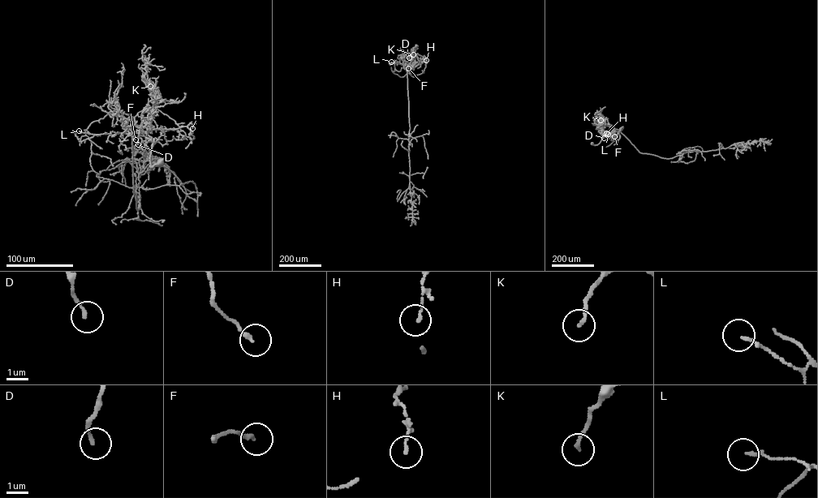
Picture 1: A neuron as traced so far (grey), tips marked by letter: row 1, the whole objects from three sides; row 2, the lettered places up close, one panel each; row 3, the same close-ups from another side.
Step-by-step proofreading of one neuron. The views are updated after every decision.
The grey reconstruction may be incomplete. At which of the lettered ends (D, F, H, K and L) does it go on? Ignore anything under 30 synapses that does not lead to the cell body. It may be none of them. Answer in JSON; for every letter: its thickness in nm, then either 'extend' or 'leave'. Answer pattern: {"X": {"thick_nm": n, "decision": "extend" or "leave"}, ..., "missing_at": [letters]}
{"D": {"thick_nm": 170, "decision": "leave"}, "F": {"thick_nm": 190, "decision": "leave"}, "H": {"thick_nm": 130, "decision": "leave"}, "K": {"thick_nm": 170, "decision": "leave"}, "L": {"thick_nm": 140, "decision": "leave"}, "missing_at": []}

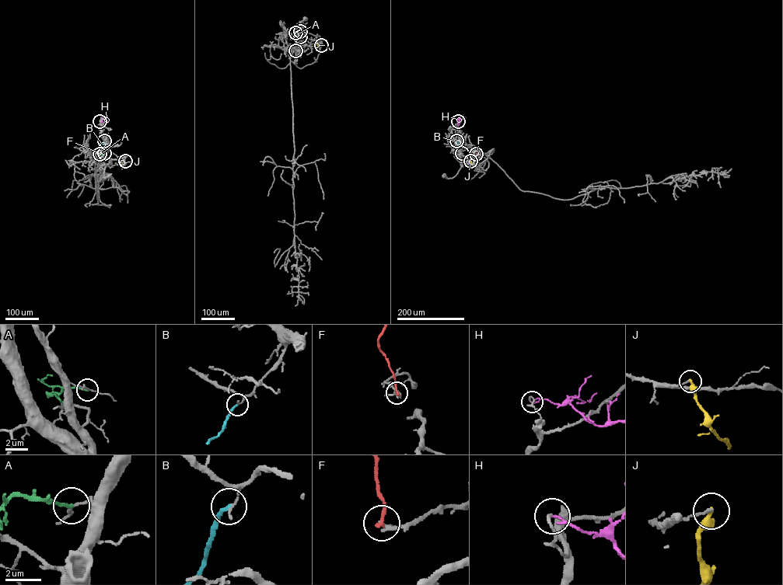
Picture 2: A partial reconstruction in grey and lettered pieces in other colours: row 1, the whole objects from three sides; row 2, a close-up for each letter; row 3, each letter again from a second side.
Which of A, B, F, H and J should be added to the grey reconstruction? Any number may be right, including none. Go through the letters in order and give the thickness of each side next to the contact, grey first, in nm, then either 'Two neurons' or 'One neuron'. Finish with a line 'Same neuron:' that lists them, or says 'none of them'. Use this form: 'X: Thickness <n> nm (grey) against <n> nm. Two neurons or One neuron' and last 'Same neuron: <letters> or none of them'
A: Thickness 100 nm (grey) against 190 nm. Two neurons
B: Thickness 120 nm (grey) against 240 nm. Two neurons
F: Thickness 220 nm (grey) against 200 nm. Two neurons
H: Thickness 130 nm (grey) against 110 nm. Two neurons
J: Thickness 160 nm (grey) against 400 nm. Two neurons
Same neuron: none of them

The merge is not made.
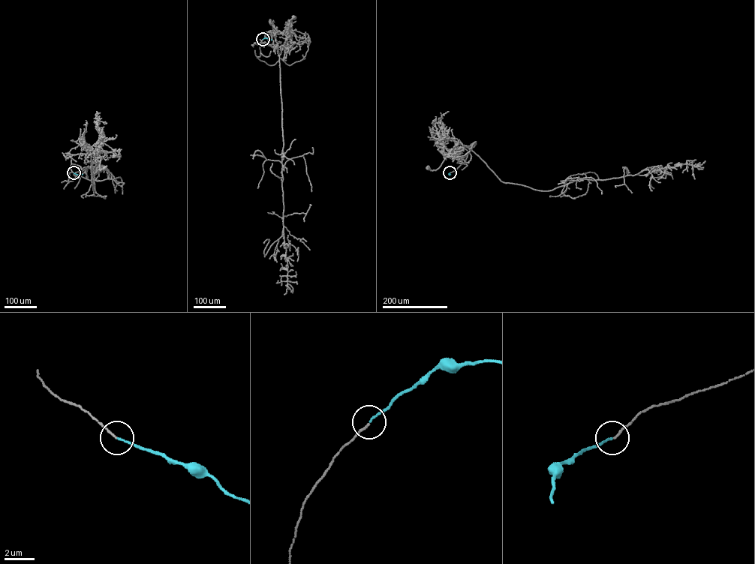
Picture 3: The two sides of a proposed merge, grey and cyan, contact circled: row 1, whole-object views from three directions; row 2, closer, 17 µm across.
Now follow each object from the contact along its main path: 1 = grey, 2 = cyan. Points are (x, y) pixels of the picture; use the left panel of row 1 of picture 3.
1: (73, 172), (68, 153), (82, 143), (91, 146), (101, 157), (100, 169), (104, 167)
2: (73, 172), (82, 174)

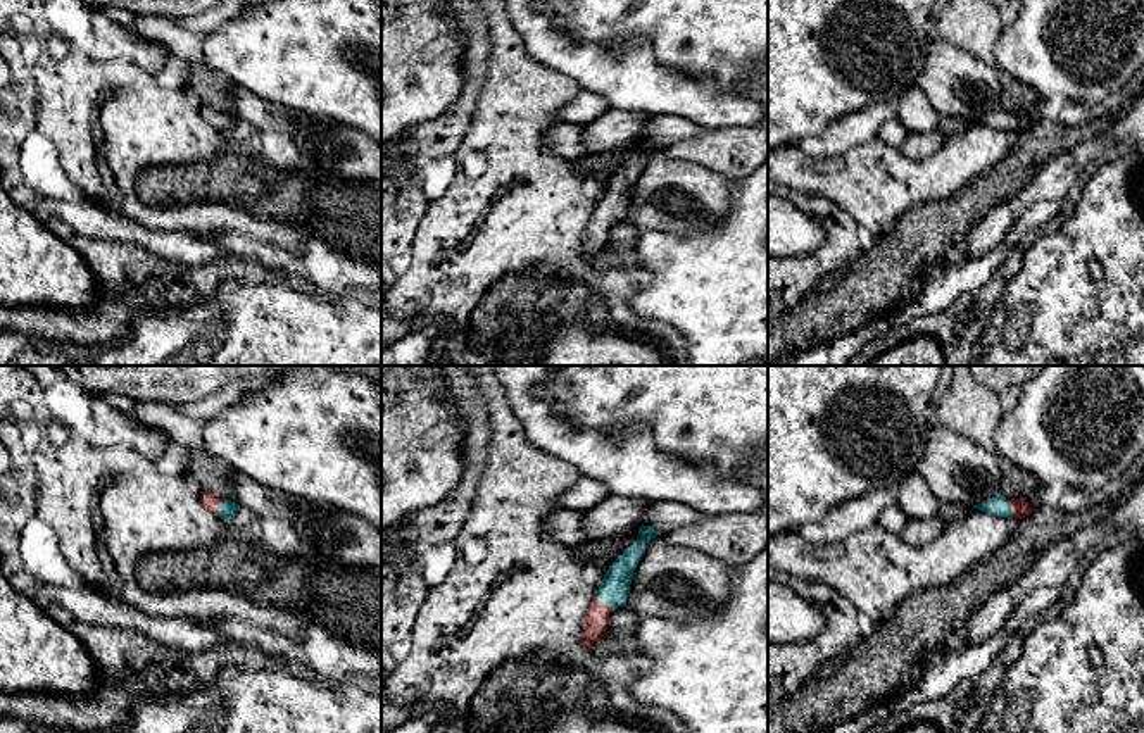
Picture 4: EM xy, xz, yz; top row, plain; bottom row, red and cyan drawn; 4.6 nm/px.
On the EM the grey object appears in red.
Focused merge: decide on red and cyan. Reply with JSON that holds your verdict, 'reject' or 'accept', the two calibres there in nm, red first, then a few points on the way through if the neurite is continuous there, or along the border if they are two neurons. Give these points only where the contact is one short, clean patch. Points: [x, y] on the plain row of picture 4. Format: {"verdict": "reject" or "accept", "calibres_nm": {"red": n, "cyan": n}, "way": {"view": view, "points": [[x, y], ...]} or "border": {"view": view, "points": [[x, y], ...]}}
{"verdict": "accept", "calibres_nm": {"red": 80, "cyan": 90}, "way": {"view": "yz", "points": [[1020, 123], [1012, 123], [996, 119]]}}

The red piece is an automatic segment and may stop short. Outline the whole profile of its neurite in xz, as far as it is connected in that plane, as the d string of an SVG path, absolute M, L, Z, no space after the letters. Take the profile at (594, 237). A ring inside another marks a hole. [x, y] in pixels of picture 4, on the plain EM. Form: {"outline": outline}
{"outline": "M651 140L638 141L640 153L630 159L606 185L602 198L588 217L581 233L580 264L585 266L594 255L606 248L609 229L614 222L626 219L632 188L642 171L644 160L661 148Z"}

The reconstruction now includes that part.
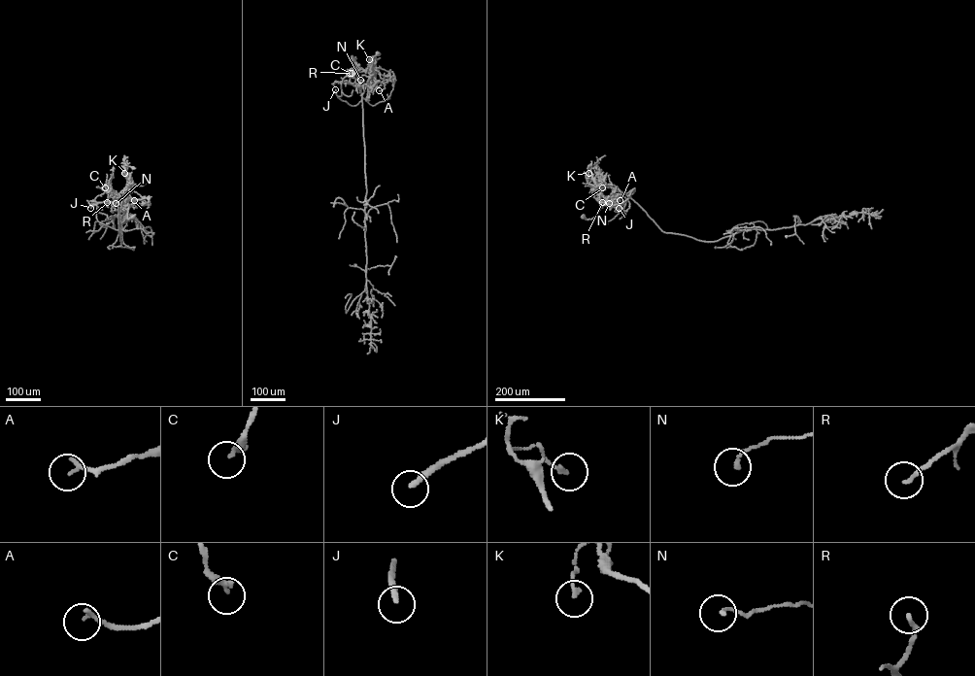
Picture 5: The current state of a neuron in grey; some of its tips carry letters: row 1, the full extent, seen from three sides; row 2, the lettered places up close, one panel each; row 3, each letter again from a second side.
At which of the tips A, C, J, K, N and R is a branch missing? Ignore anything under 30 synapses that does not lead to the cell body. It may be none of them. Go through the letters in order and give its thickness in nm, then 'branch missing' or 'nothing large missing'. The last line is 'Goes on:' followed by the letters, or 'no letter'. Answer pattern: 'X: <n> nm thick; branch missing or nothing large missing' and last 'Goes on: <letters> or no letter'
A: 180 nm thick; nothing large missing
C: 240 nm thick; nothing large missing
J: 240 nm thick; branch missing
K: 130 nm thick; nothing large missing
N: 140 nm thick; nothing large missing
R: 170 nm thick; nothing large missing
Goes on: J

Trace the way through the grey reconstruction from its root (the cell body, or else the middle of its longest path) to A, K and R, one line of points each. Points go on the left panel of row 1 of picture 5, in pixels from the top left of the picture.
A: (133, 217), (127, 219), (129, 205), (126, 201), (134, 200)
K: (133, 217), (127, 219), (129, 182), (124, 173)
R: (133, 217), (127, 219), (129, 205), (125, 201), (107, 202)

